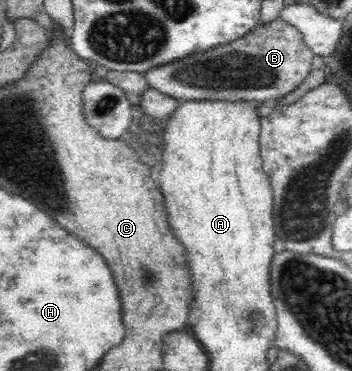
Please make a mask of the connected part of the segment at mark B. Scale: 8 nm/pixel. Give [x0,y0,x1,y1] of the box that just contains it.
[143,18,315,101]

